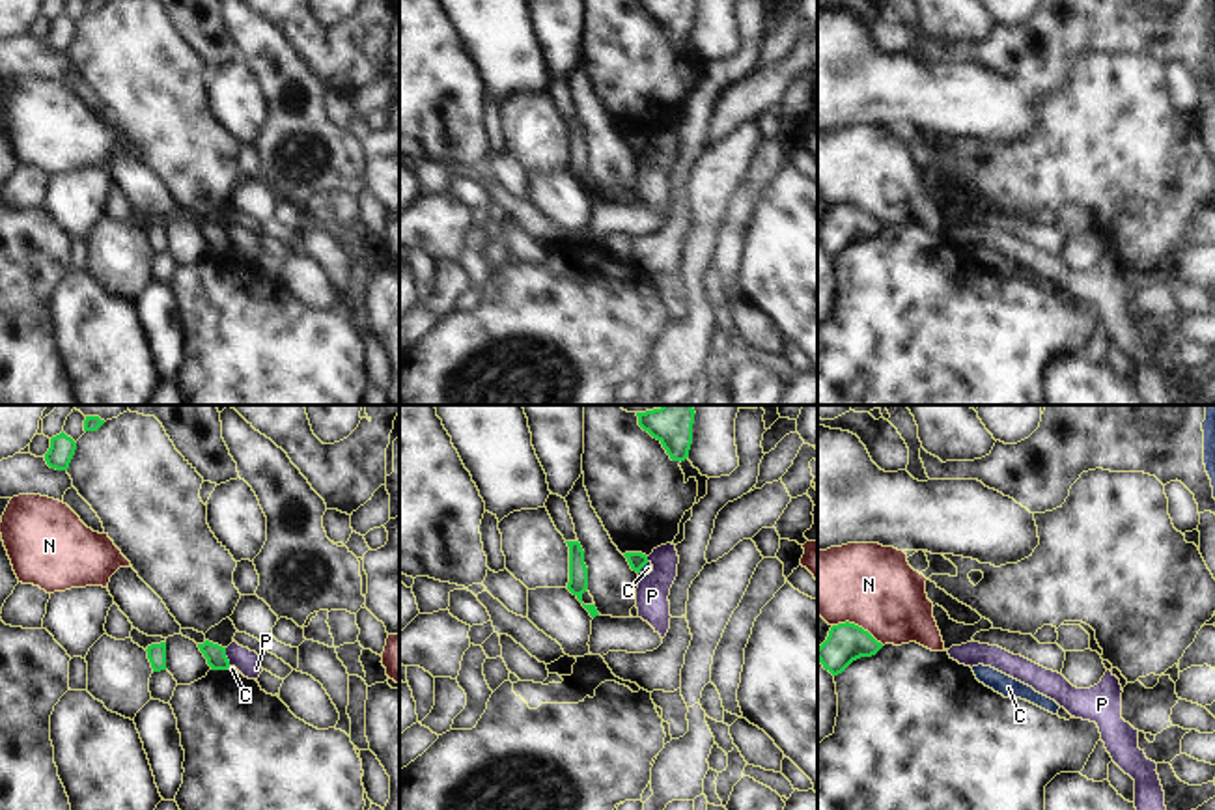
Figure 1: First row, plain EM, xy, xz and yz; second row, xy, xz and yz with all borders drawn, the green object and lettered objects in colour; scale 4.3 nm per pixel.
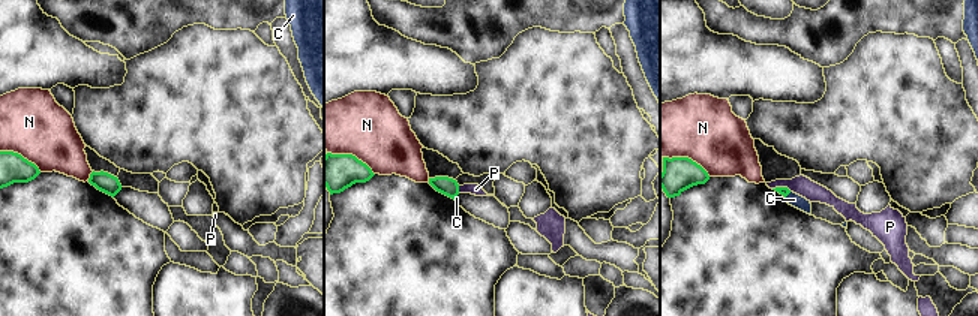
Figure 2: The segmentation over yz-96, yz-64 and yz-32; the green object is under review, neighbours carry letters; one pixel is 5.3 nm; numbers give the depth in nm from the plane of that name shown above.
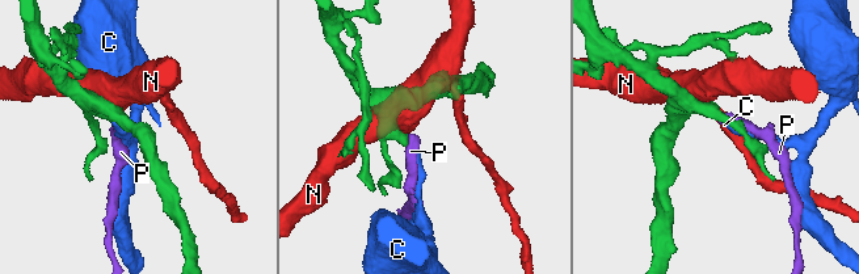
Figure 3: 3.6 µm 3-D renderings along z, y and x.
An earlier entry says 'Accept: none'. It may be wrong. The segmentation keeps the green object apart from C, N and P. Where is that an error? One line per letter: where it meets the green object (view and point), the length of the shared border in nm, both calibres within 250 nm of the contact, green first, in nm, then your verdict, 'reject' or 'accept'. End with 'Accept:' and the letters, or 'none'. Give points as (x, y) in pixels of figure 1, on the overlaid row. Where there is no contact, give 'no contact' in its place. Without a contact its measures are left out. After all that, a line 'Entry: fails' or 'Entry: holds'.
C: xz (642, 566) | 60 nm | 80/50 nm | reject
N: yz (857, 626) | 240 nm | 170/360 nm | reject
P: xy (226, 657) | 80 nm | 90/100 nm | reject
Accept: none
Entry: holds

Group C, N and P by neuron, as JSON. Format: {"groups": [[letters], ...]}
{"groups": [["C"], ["N"], ["P"]]}

